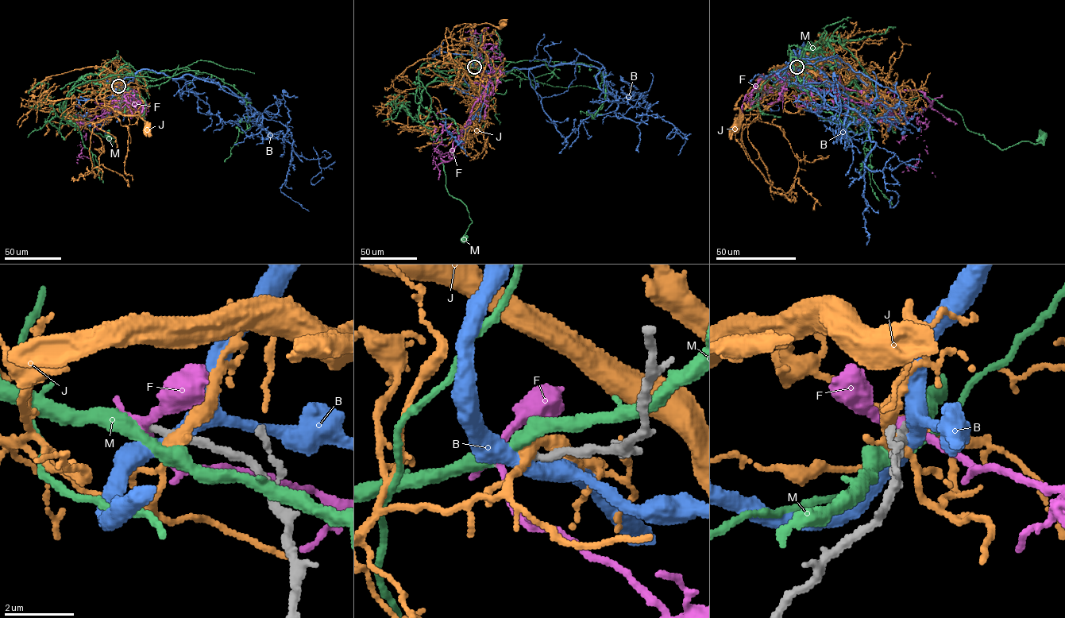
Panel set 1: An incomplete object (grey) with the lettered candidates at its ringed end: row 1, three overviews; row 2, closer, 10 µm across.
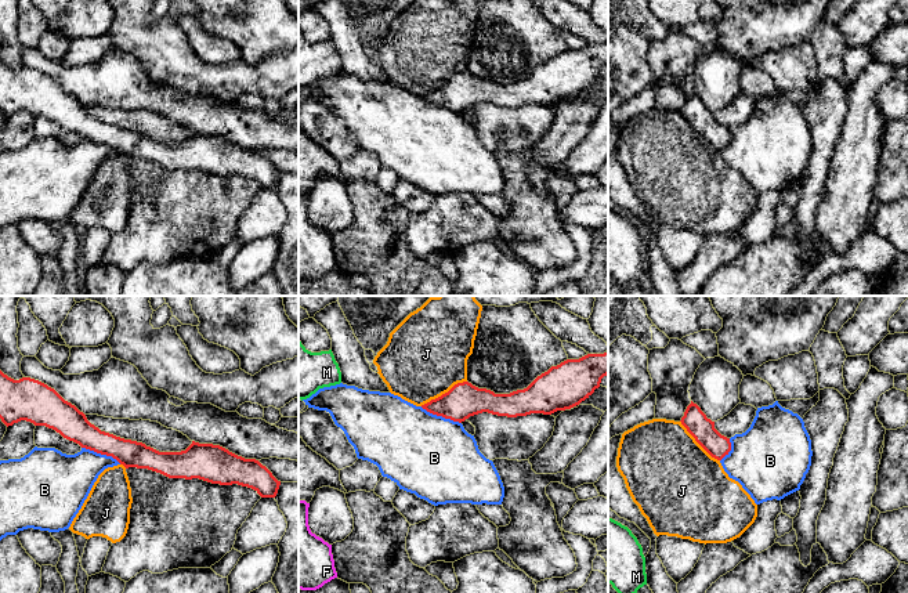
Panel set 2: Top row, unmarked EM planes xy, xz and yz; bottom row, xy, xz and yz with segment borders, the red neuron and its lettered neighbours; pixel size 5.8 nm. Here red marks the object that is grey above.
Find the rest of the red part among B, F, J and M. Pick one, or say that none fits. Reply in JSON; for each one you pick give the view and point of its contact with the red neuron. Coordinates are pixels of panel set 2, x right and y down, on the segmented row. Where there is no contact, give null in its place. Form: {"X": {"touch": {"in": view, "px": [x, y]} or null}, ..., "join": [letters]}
{"M": {"touch": null}, "join": ["M"]}

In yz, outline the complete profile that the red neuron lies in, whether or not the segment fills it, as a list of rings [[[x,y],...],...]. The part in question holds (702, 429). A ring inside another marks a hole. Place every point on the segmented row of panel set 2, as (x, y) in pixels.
[[[692,401],[680,422],[712,458],[721,460],[731,451],[730,438],[721,435],[715,429],[715,422]]]

